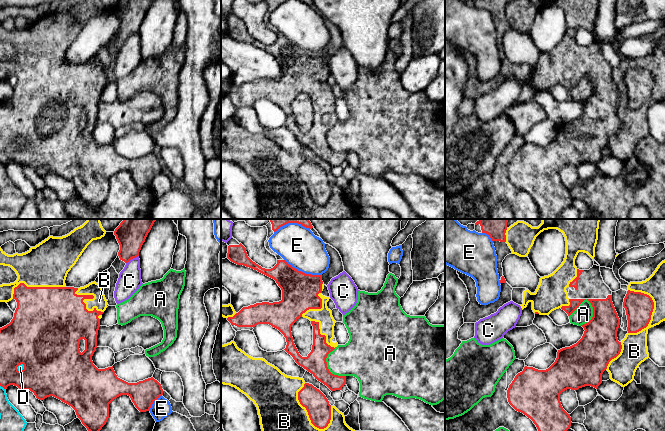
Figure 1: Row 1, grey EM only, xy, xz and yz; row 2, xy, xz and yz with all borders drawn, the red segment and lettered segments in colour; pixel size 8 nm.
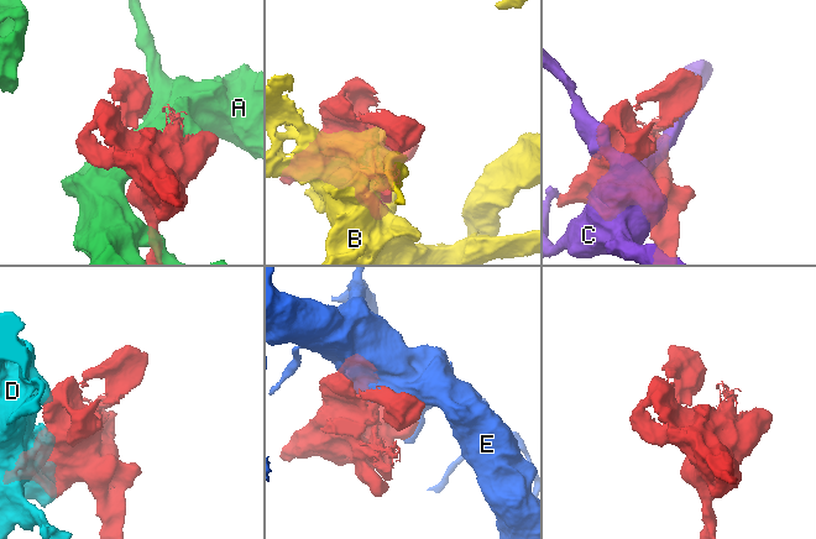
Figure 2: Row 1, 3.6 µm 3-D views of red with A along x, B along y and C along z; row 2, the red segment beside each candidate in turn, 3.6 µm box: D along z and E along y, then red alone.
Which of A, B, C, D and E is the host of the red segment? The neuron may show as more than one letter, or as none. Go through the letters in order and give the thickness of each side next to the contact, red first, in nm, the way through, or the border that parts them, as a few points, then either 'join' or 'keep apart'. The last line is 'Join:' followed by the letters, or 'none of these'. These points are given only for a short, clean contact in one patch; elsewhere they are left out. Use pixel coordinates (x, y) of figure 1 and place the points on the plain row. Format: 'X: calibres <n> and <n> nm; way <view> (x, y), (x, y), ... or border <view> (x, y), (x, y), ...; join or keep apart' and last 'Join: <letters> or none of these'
A: calibres 220 and 150 nm; keep apart
B: calibres 190 and 420 nm; join
C: calibres 220 and 190 nm; keep apart
D: calibres 440 and 50 nm; keep apart
E: calibres 300 and 320 nm; keep apart
Join: B

